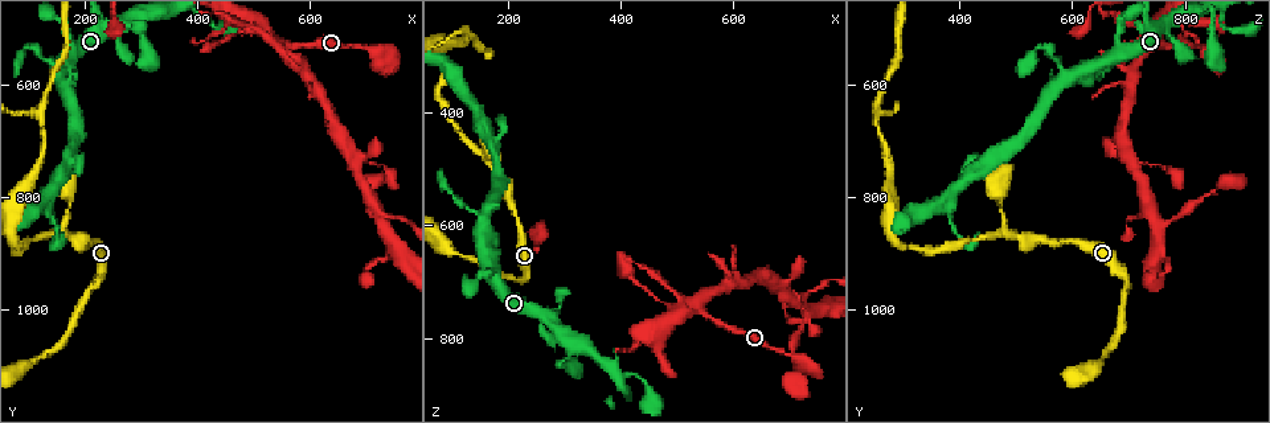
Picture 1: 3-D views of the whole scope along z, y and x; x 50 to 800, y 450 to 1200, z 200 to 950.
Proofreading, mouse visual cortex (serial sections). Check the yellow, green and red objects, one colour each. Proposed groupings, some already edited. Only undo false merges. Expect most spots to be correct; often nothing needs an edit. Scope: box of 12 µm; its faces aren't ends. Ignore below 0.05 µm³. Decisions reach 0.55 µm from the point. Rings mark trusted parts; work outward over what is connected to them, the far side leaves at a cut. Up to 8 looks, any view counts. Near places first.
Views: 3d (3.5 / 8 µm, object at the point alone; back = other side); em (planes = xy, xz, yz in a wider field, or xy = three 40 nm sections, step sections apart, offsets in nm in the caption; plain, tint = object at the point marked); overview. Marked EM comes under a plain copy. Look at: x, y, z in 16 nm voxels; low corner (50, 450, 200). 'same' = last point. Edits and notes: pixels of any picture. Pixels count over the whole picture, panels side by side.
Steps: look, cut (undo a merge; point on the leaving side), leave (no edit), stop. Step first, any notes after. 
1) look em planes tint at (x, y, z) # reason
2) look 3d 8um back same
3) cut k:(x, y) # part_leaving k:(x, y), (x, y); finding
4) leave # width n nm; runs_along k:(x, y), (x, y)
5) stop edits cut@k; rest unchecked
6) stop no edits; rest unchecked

look 3d 3.5um at (165, 865, 485) # calibre changes

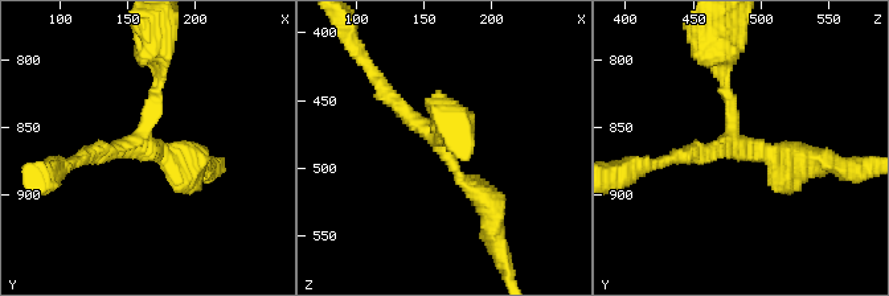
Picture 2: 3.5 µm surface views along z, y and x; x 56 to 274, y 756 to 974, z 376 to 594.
look em xy step 5 tint at (164, 862, 484) # arms 3; arm_widths 150, 200, 300 nm

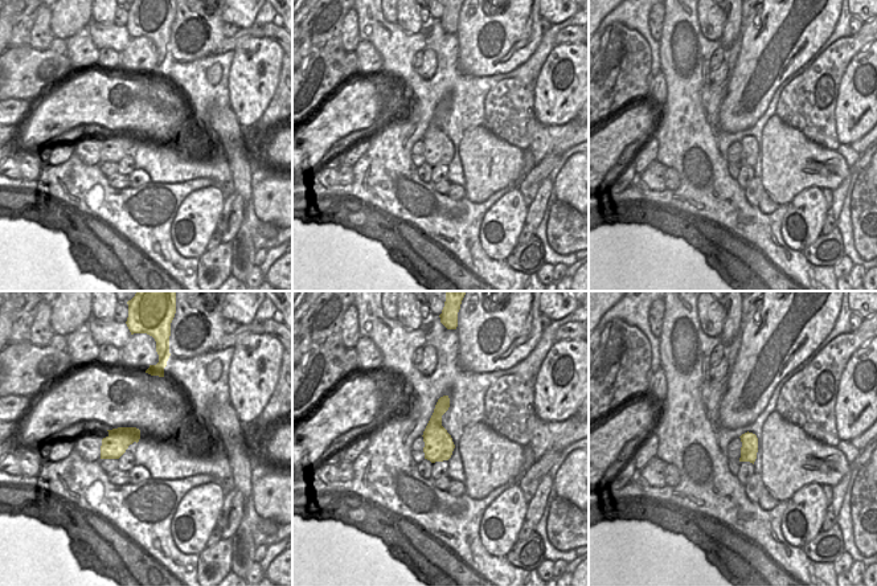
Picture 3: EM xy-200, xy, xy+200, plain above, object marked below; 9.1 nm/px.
look em xy step 1 tint same # cut it another way

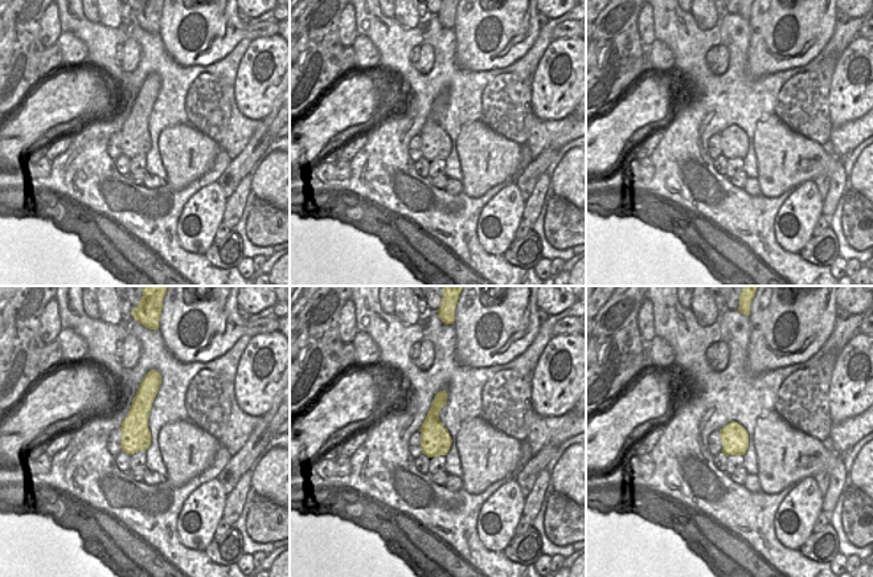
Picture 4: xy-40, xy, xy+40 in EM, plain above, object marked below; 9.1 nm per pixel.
leave # width 260 nm; runs_along 2:(494, 210), (380, 85); continuous, no second cell

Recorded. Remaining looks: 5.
look 3d 3.5um at (125, 660, 255) # three arms meet

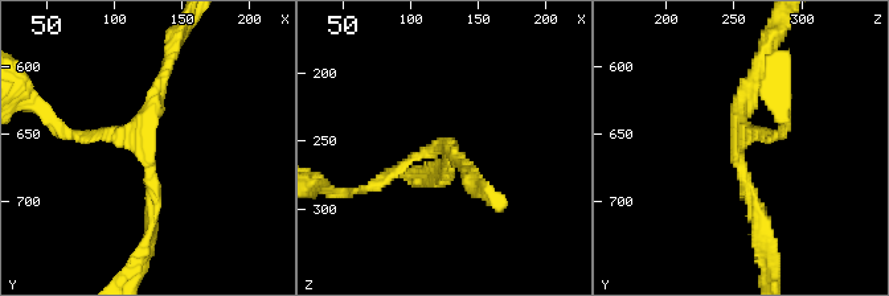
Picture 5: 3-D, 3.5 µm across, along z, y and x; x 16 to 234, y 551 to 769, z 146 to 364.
look em xy step 2 tint at (122, 664, 256) # arms 3; arm_widths 100, 200, 200 nm; shape alone is not enough

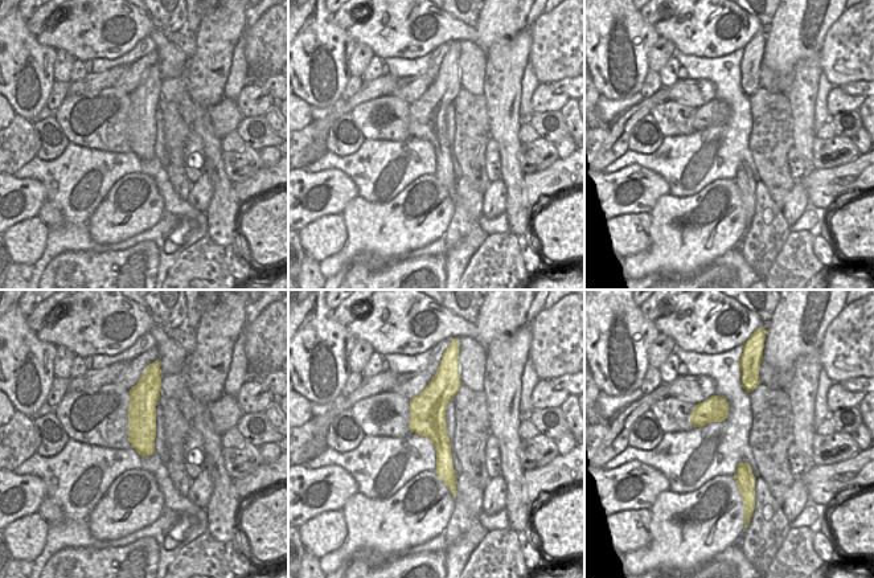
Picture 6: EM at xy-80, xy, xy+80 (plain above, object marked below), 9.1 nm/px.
leave # all the same cell

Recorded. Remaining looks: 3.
look 3d 8um at (160, 590, 595) # side arm on a straight run

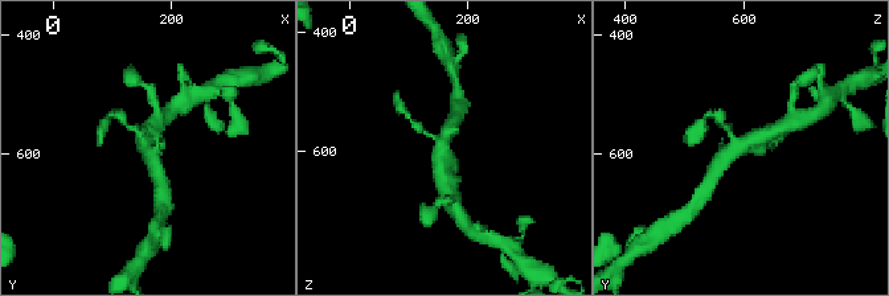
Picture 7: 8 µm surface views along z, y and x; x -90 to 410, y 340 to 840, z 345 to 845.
look em xy step 2 tint at (155, 590, 595)

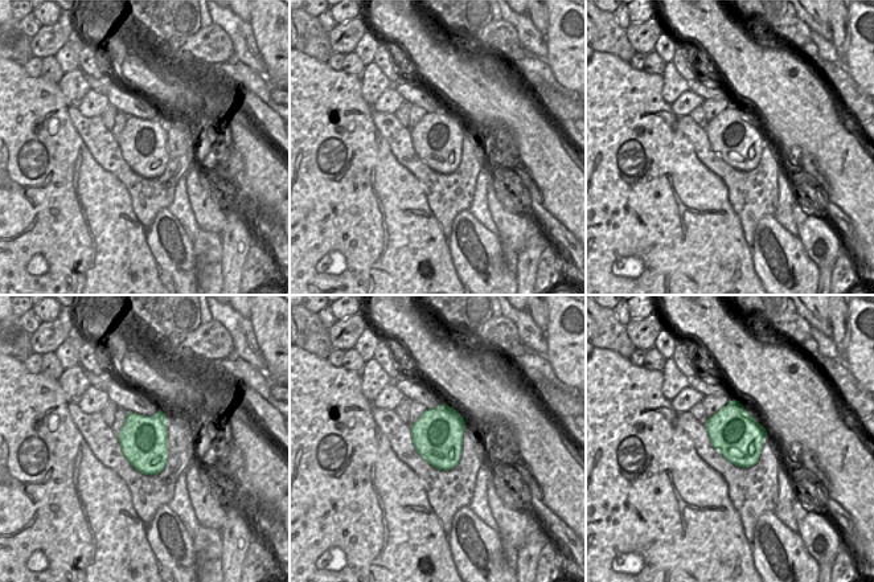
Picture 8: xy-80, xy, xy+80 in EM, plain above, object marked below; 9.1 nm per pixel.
leave # runs_along 7:(773, 131), (730, 152), (716, 173); one cell here

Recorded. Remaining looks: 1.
look 3d 3.5um at (170, 745, 450) # arms part here

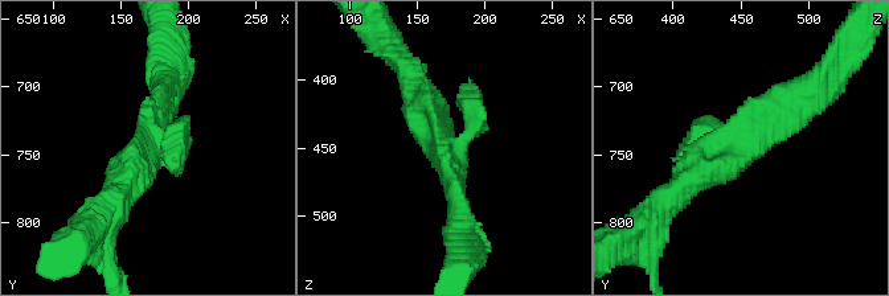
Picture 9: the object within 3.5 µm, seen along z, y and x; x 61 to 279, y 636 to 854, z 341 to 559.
leave # continuous, no second cell

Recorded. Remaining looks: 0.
stop no edits; rest unchecked

